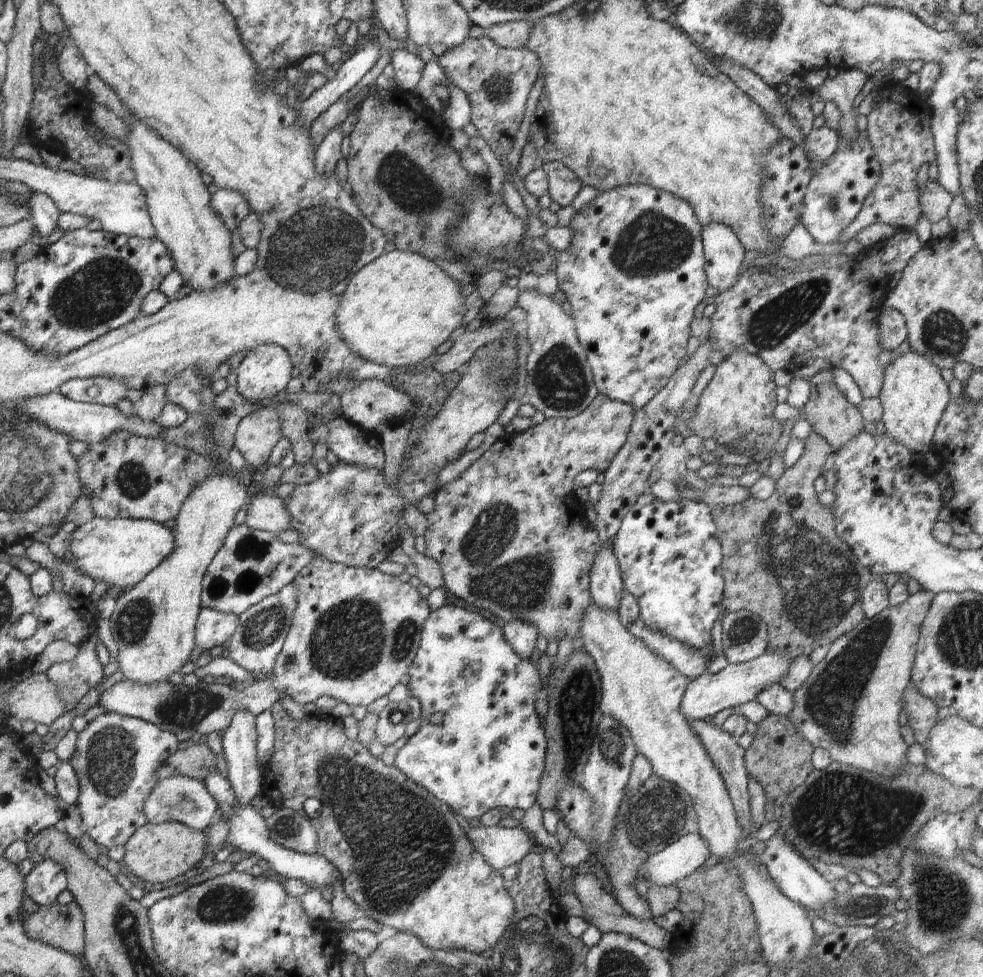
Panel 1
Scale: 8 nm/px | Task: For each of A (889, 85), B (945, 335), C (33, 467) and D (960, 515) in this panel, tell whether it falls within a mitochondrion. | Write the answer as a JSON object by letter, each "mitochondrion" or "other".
{"A":"other","B":"mitochondrion","C":"mitochondrion","D":"other"}

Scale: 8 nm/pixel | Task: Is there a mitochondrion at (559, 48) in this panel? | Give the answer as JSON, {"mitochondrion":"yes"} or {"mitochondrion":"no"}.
{"mitochondrion":"no"}

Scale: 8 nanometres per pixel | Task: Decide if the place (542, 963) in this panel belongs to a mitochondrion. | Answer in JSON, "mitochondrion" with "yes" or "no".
{"mitochondrion":"yes"}

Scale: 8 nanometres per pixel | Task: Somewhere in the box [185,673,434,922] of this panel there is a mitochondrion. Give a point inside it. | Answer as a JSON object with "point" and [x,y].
{"point":[290,827]}

